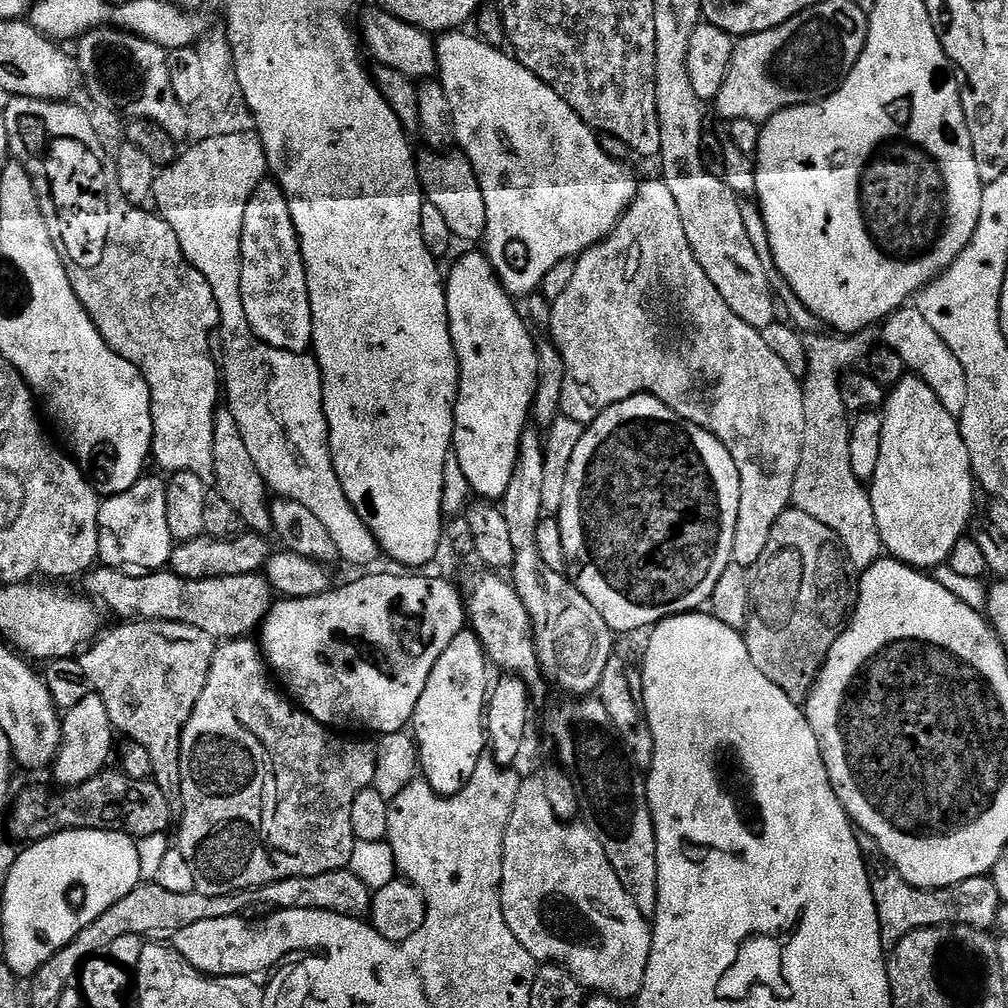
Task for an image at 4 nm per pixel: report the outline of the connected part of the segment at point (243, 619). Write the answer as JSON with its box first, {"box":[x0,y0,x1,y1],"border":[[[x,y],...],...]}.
{"box":[83,566,274,642],"border":[[[96,566],[83,580],[83,591],[97,605],[108,607],[120,616],[116,618],[178,622],[202,630],[216,642],[239,640],[255,633],[274,603],[267,579],[255,572],[230,578],[191,580],[178,578],[178,574],[170,570],[133,574],[128,570]]]}

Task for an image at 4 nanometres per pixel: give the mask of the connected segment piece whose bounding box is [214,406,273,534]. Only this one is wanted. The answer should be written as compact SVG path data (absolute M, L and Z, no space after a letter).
M226 406L216 409L214 418L214 485L234 510L244 520L251 531L268 534L273 531L272 510L270 507L270 489L265 484L262 474L258 474L258 466L254 466L254 458L250 458L250 450L246 450L246 442L242 442L242 430L238 430L238 422L234 414Z

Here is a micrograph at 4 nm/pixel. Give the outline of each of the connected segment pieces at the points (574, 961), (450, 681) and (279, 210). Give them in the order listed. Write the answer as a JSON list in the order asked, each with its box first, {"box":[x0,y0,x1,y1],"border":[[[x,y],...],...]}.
[{"box":[500,779,652,1002],"border":[[[525,779],[521,783],[518,798],[514,802],[514,810],[510,814],[510,822],[506,826],[504,857],[502,858],[502,882],[500,883],[500,905],[502,906],[502,914],[506,918],[506,926],[510,926],[514,938],[518,938],[518,942],[522,942],[522,946],[526,946],[526,950],[537,962],[559,964],[580,983],[581,988],[591,990],[593,993],[612,996],[615,1000],[621,1002],[627,1002],[628,999],[628,1001],[631,1001],[639,996],[642,990],[642,982],[646,978],[646,966],[652,949],[652,926],[649,917],[643,916],[638,910],[638,906],[634,906],[634,898],[630,898],[630,894],[626,894],[618,874],[614,874],[614,866],[610,866],[610,858],[606,858],[606,850],[602,850],[602,842],[598,842],[598,838],[594,838],[594,834],[587,824],[559,820],[554,814],[554,810],[550,810],[546,790],[539,779]]]},{"box":[410,630,490,796],"border":[[[465,630],[456,635],[454,642],[442,650],[422,698],[418,698],[416,712],[410,725],[418,749],[418,768],[423,779],[439,794],[453,796],[458,794],[470,782],[481,756],[486,752],[486,697],[490,692],[488,680],[490,661],[484,654],[484,648],[475,632]]]},{"box":[240,178,312,354],"border":[[[265,178],[250,194],[250,202],[246,202],[246,218],[242,218],[242,250],[240,251],[240,269],[242,270],[242,306],[246,310],[248,325],[252,328],[252,334],[261,345],[277,348],[283,352],[293,354],[304,354],[312,346],[312,311],[310,310],[310,294],[308,293],[308,283],[306,282],[306,266],[300,253],[300,235],[294,230],[294,222],[290,218],[290,206],[286,202],[286,194],[280,185],[271,178]]]}]

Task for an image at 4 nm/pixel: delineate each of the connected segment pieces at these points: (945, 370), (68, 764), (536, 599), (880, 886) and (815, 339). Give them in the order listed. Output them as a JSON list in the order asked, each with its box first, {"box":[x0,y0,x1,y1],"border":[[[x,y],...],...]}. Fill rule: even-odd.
[{"box":[882,307,966,418],"border":[[[919,307],[899,308],[883,321],[882,329],[886,347],[894,350],[898,358],[902,358],[905,369],[911,375],[926,382],[926,386],[930,386],[930,390],[938,394],[938,402],[946,406],[951,416],[958,418],[962,410],[966,410],[966,370],[962,370],[962,362],[954,358],[954,350],[950,350],[950,346],[946,346],[942,338],[938,338],[934,326],[930,326],[930,322],[922,318]]]},{"box":[50,694,114,788],"border":[[[90,694],[78,702],[78,706],[67,709],[62,716],[60,752],[50,765],[50,773],[57,785],[73,788],[75,784],[86,782],[109,767],[108,758],[112,754],[114,729],[110,714],[106,714],[106,702],[95,694]]]},{"box":[498,426,614,698],"border":[[[529,426],[520,439],[510,486],[506,486],[506,494],[498,504],[514,545],[510,582],[516,587],[518,598],[522,598],[522,606],[526,606],[530,614],[532,640],[536,644],[536,656],[540,659],[543,675],[547,679],[549,676],[562,691],[568,692],[564,694],[569,697],[583,698],[600,687],[602,670],[606,670],[606,662],[610,662],[614,654],[614,633],[610,626],[606,626],[606,618],[590,606],[586,594],[579,592],[564,572],[550,570],[550,566],[542,562],[542,553],[538,550],[538,522],[544,516],[542,482],[545,475],[544,441],[541,433]]]},{"box":[860,838,1002,946],"border":[[[867,838],[860,840],[860,848],[864,851],[866,863],[869,867],[868,877],[870,878],[870,890],[874,894],[874,902],[878,910],[880,919],[880,933],[884,939],[885,945],[891,946],[898,943],[906,934],[922,928],[937,928],[947,924],[961,924],[971,928],[988,930],[996,923],[996,914],[1002,903],[998,890],[994,886],[991,875],[975,876],[966,878],[966,882],[958,882],[949,888],[915,888],[914,885],[905,882],[899,876],[895,868],[889,866],[884,857],[880,855],[880,848],[873,840]]]},{"box":[791,331,884,570],"border":[[[815,331],[803,337],[806,358],[808,359],[808,372],[802,379],[802,387],[804,389],[804,417],[806,418],[806,430],[804,431],[804,445],[802,446],[802,458],[798,466],[798,474],[794,478],[794,490],[792,491],[791,507],[802,510],[806,514],[810,514],[810,518],[818,518],[818,522],[822,522],[822,526],[830,526],[830,530],[834,530],[834,534],[838,534],[840,544],[844,548],[844,553],[848,556],[849,565],[853,569],[863,570],[875,564],[877,560],[881,559],[884,552],[884,543],[878,534],[878,522],[874,522],[874,510],[872,509],[872,498],[869,489],[866,487],[865,481],[860,480],[854,474],[854,470],[850,470],[850,438],[848,433],[850,431],[850,413],[844,408],[842,402],[842,394],[840,388],[842,385],[842,377],[846,370],[853,366],[852,359],[855,358],[856,352],[852,347],[855,346],[857,337],[852,334],[828,334],[832,336],[823,336],[823,331]]]}]

